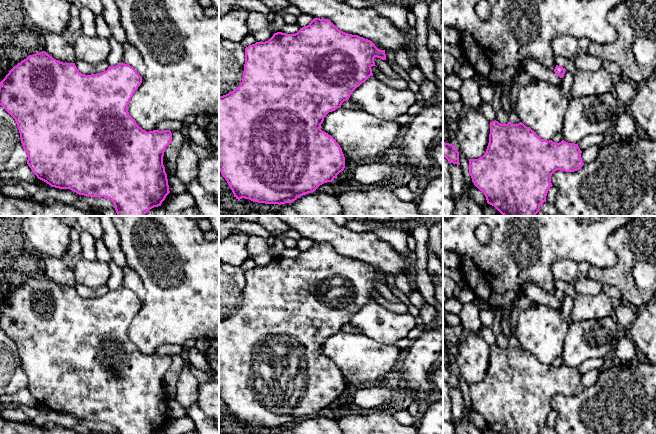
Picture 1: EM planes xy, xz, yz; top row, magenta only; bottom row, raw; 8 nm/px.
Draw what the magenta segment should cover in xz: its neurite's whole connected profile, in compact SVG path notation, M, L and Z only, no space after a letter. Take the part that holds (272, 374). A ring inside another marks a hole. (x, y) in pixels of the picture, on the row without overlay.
M314 242L307 250L300 252L295 258L282 256L274 257L265 266L256 266L245 272L245 288L243 302L240 309L226 319L219 321L219 395L229 408L234 421L239 425L242 422L265 428L292 427L297 422L314 416L320 409L332 406L345 392L345 381L340 369L328 357L321 354L324 341L342 327L349 324L352 316L373 300L372 290L376 290L374 282L386 284L385 274L378 273L375 268L358 259L352 259L339 254L330 244Z

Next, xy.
M42 275L29 279L26 283L22 284L0 306L0 329L15 343L22 370L27 377L27 388L38 403L46 406L51 411L70 413L79 419L107 422L114 427L115 434L150 434L161 430L166 420L170 417L167 398L163 389L163 380L166 371L172 365L172 357L170 354L147 356L139 351L129 339L128 329L141 307L142 301L137 295L123 286L116 290L109 290L102 297L85 299L77 293L75 287L60 286L45 275Z

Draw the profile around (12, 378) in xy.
M0 329L0 397L27 388L15 343Z

